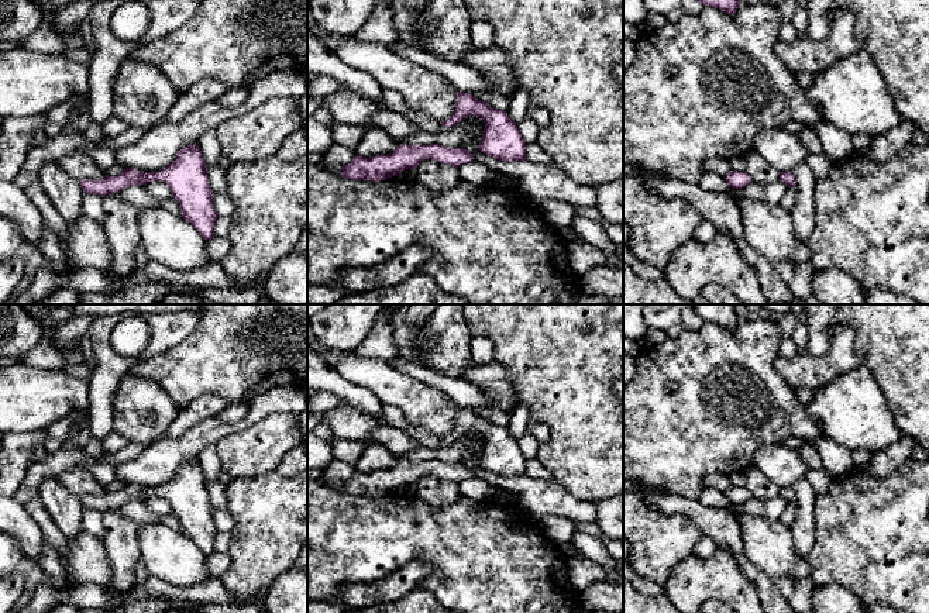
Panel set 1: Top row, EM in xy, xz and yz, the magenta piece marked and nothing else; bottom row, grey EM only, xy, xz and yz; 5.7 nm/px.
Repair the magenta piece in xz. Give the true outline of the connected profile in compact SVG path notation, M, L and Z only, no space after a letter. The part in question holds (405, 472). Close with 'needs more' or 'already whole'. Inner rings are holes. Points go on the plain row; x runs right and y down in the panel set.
M402 459L388 471L372 473L355 471L348 481L343 482L340 492L351 496L386 496L392 492L398 492L405 485L416 485L423 475L433 475L458 483L474 473L471 468L462 462L448 464L440 459Z | already whole

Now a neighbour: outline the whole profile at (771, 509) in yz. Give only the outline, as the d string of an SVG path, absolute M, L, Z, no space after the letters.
M751 496L742 504L733 504L733 510L737 514L750 514L756 517L764 517L767 520L780 520L784 509L789 504L782 496L774 499L758 499Z

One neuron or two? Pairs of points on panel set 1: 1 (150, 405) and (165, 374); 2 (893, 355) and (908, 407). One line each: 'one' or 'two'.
1: two
2: one

